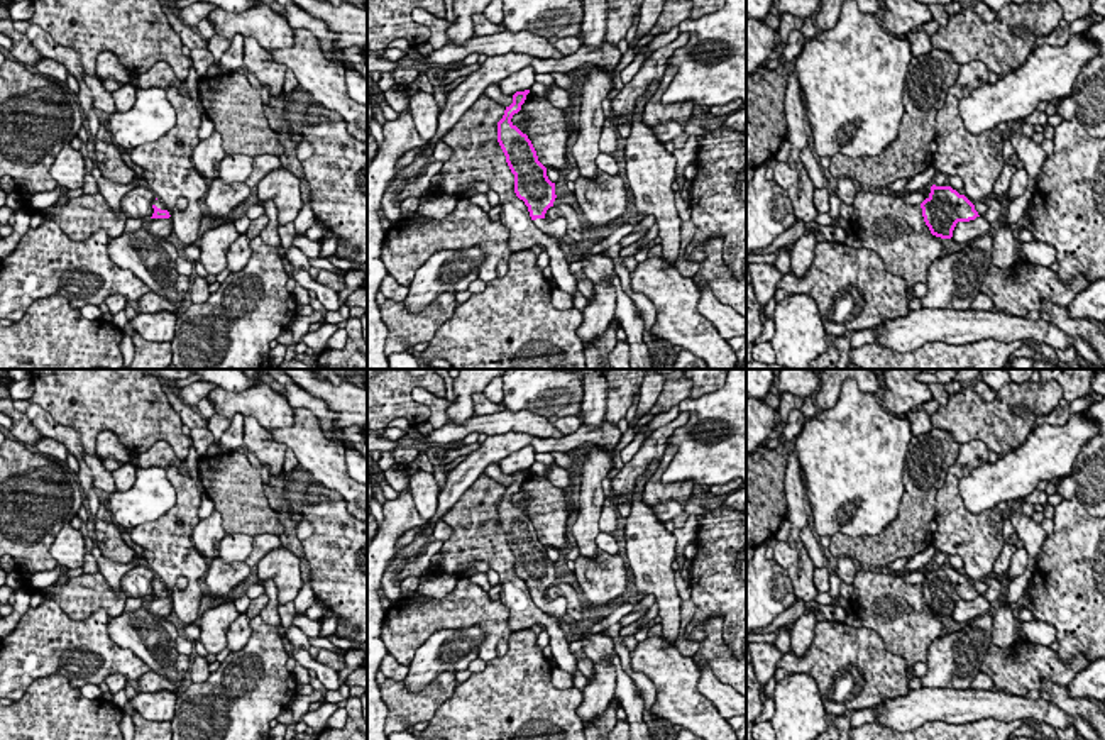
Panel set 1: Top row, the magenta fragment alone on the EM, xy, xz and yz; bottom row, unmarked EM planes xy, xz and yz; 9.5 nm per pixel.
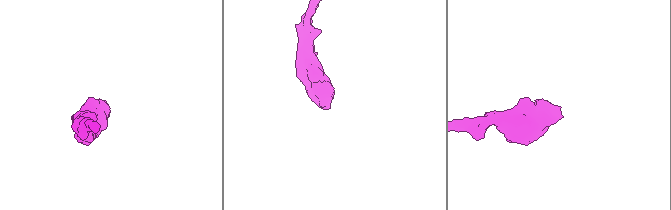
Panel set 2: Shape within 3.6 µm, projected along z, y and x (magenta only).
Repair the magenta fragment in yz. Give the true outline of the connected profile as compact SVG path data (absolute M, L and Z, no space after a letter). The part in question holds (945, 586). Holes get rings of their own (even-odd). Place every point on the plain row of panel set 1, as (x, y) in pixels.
M931 566L929 576L921 583L922 596L931 613L941 618L951 618L958 601L970 601L983 596L987 583L975 584L951 566Z

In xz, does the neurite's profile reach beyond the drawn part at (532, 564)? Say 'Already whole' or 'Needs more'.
Needs more

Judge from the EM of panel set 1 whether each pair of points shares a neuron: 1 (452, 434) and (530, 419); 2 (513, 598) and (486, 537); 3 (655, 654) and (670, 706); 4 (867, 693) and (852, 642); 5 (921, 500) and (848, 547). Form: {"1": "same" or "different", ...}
{"1": "same", "2": "same", "3": "same", "4": "same", "5": "same"}

